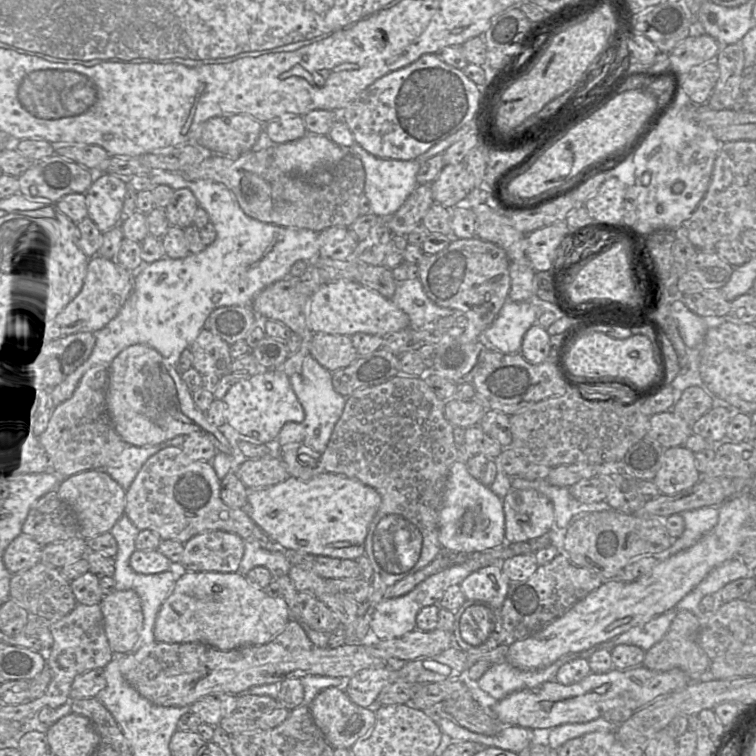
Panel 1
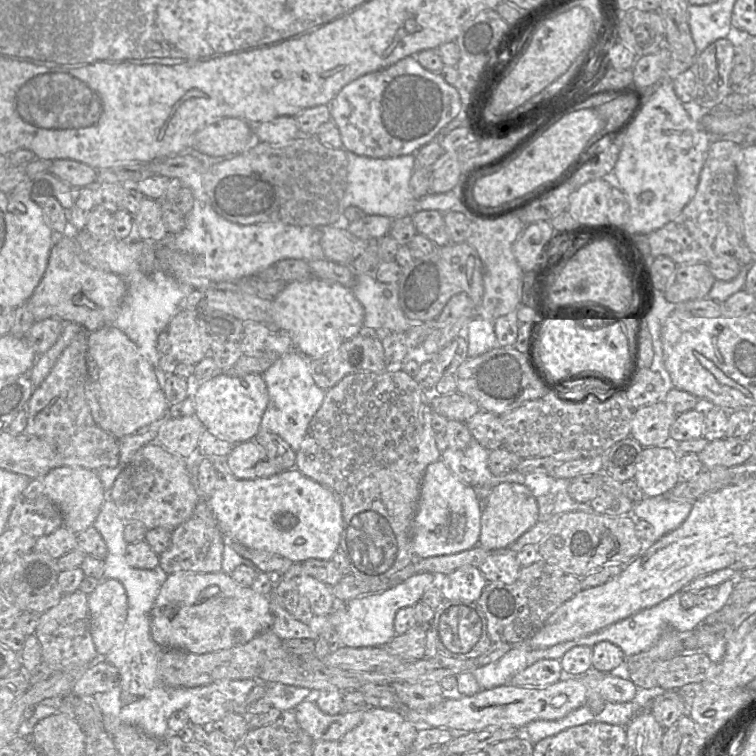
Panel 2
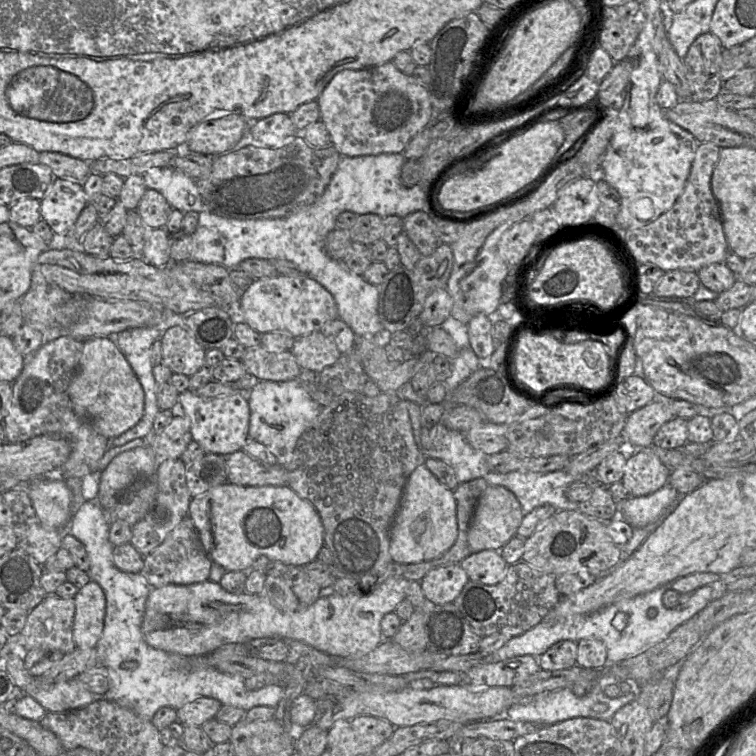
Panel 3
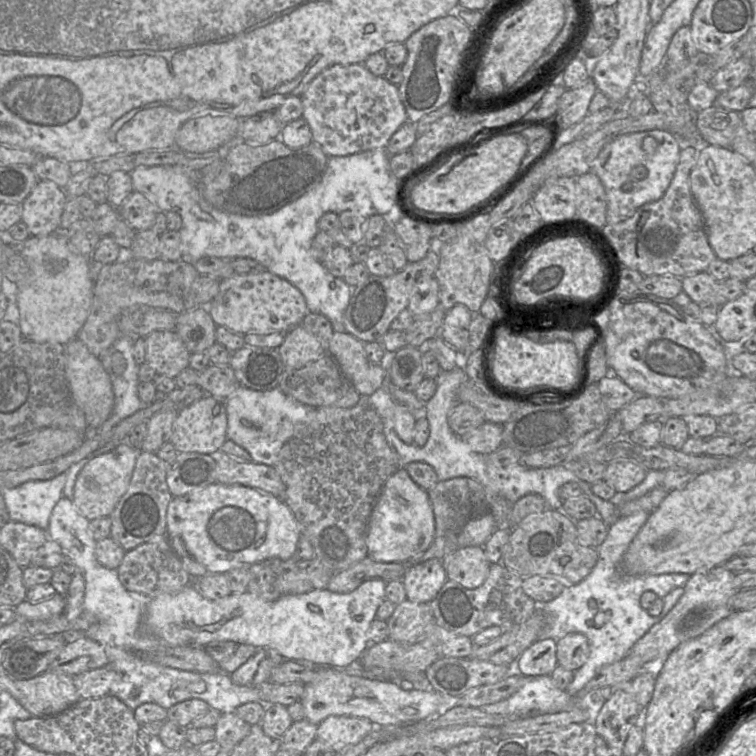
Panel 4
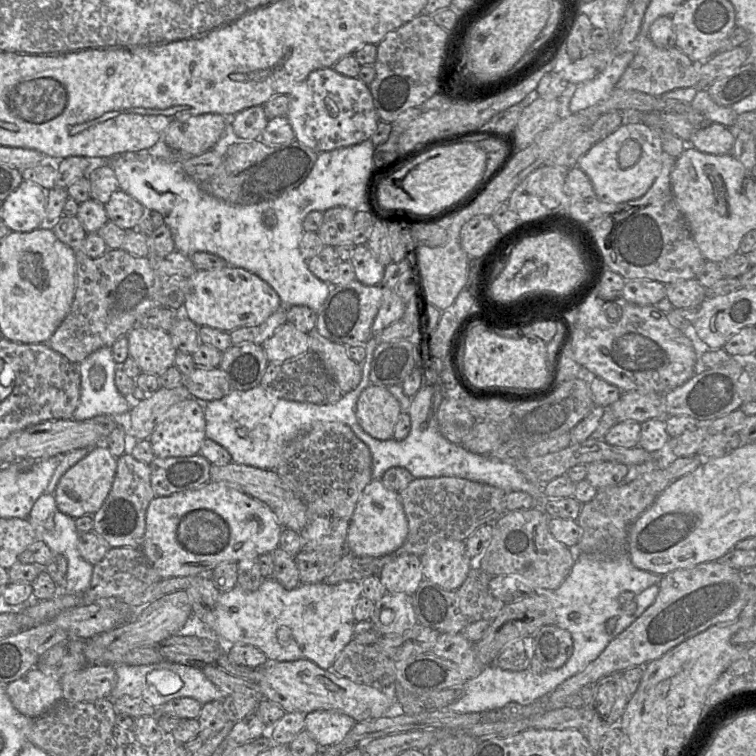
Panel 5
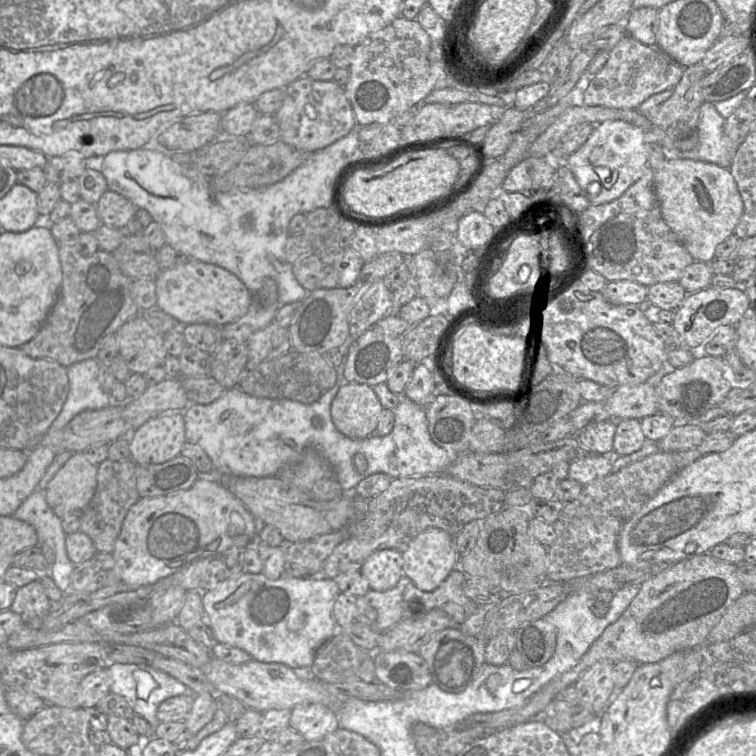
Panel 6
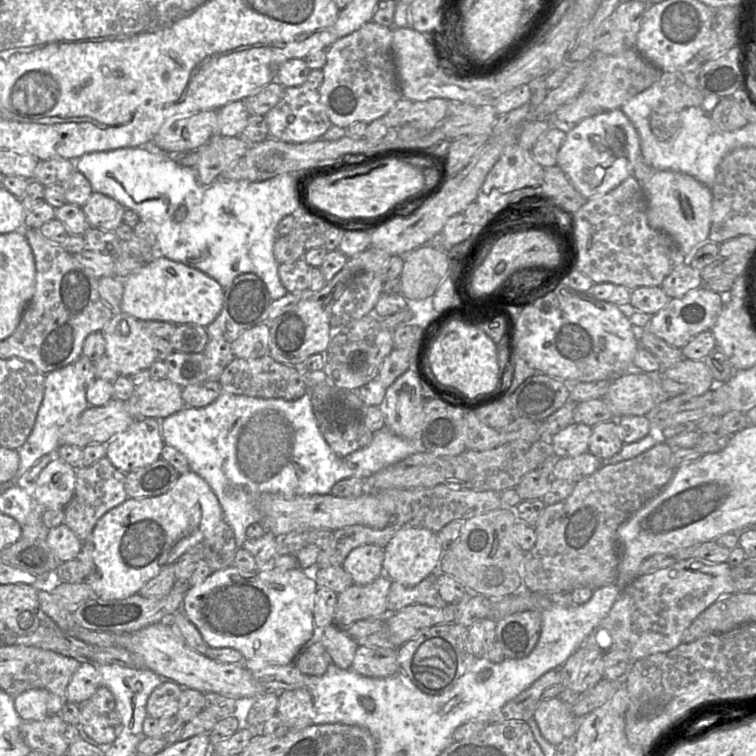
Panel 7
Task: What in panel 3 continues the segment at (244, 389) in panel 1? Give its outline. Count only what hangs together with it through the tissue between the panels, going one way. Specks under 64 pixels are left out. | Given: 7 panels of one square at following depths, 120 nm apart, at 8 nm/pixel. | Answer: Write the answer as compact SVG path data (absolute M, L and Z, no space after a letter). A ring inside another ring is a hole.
M188 389L179 395L182 413L190 421L192 442L206 453L227 456L242 450L248 440L250 408L247 393L216 397L200 397L194 390Z

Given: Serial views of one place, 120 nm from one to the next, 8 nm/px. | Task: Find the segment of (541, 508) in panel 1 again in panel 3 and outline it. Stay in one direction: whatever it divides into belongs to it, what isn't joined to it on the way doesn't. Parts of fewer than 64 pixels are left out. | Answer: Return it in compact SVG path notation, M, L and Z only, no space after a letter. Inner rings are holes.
M489 486L475 507L471 524L467 532L467 542L472 553L483 550L500 551L513 537L523 520L525 513L517 497L503 486Z

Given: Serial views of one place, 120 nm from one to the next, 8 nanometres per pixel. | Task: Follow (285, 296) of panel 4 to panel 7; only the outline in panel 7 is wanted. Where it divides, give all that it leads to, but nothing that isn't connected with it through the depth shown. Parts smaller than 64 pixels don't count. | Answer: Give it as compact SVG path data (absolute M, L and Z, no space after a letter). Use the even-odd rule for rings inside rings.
M161 255L152 257L141 269L123 279L124 291L118 311L140 321L193 323L206 327L218 316L223 288L205 272Z

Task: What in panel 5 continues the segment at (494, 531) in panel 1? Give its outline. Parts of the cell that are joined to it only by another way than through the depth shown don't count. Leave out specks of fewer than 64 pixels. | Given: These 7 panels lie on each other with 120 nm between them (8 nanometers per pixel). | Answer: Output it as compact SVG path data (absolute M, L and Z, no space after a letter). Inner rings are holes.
M372 480L363 490L351 518L347 547L361 557L381 557L399 549L406 541L408 522L399 493L387 489L381 480Z

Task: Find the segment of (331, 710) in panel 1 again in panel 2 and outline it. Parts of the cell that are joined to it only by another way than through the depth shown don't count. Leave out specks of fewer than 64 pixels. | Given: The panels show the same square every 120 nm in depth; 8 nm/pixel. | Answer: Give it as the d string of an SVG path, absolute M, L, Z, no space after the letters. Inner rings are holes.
M304 699L294 708L300 727L314 740L339 741L356 727L366 710L353 710L338 714L323 712L313 699Z

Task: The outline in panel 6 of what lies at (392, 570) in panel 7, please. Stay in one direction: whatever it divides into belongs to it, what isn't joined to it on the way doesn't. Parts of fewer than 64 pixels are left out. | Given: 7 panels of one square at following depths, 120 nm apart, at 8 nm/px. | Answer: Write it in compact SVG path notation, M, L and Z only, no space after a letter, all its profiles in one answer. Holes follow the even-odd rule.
M428 528L420 532L400 552L403 557L404 577L425 592L435 590L455 568L458 568L458 554L452 536L437 528Z

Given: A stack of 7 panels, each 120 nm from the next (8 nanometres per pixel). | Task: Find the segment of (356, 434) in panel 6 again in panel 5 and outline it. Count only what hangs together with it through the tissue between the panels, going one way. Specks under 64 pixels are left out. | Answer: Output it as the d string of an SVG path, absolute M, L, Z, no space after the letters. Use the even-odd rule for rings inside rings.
M369 385L361 392L356 404L358 424L378 440L393 438L401 413L398 400L382 386Z

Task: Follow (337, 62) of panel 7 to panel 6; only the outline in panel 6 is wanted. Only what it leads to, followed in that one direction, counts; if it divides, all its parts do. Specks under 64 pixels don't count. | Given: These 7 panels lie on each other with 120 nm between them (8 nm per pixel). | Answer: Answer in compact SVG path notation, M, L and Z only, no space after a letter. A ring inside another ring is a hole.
M398 16L389 25L369 35L354 47L349 79L344 86L358 126L370 123L384 125L411 106L421 103L433 91L433 74L429 63L431 38L416 19Z

